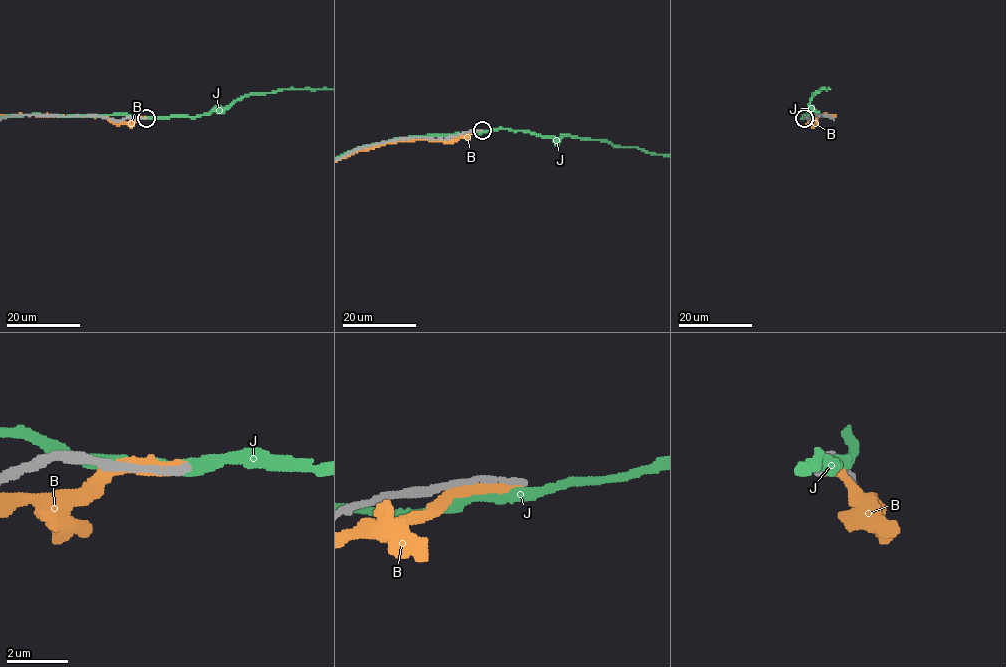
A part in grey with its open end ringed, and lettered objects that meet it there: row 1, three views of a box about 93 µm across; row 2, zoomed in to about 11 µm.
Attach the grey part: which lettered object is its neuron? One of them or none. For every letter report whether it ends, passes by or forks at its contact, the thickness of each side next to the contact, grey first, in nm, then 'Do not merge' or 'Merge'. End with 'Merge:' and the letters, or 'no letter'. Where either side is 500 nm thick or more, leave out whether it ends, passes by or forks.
B: It passes by. Thickness 240 nm (grey) against 360 nm. Do not merge
J: It passes by. Thickness 280 nm (grey) against 400 nm. Do not merge
Merge: no letter

